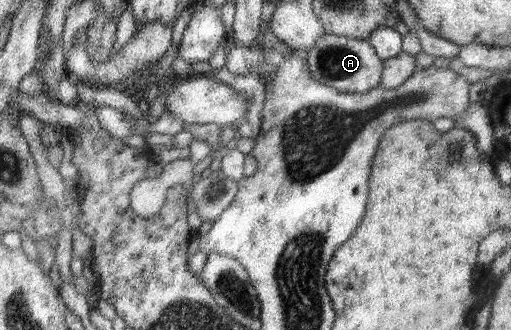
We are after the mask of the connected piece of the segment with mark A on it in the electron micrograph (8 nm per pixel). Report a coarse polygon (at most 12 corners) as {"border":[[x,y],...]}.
{"border":[[322,35],[304,60],[341,93],[380,85],[384,60],[369,41]]}

